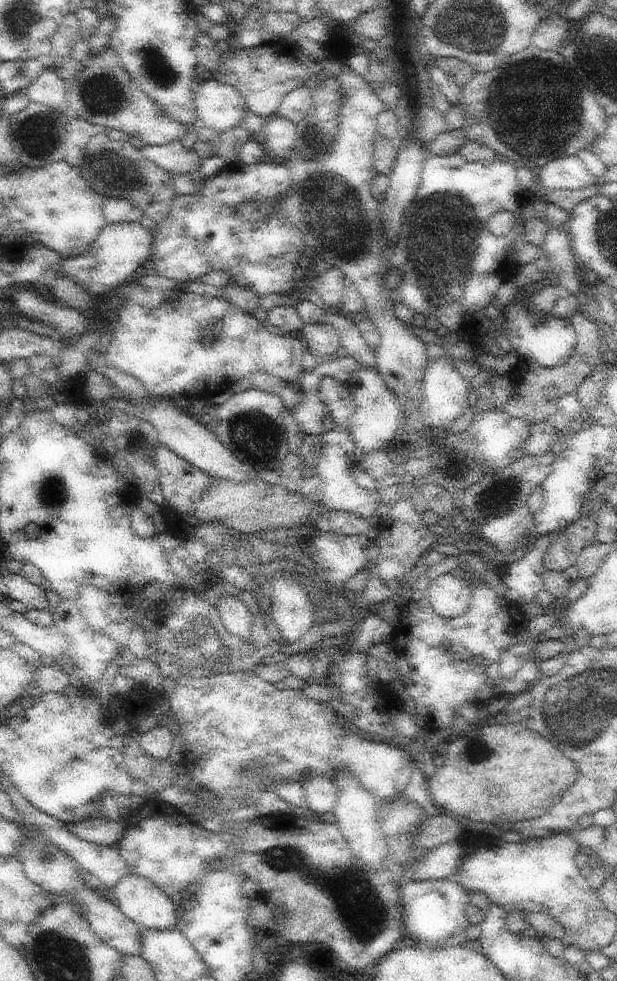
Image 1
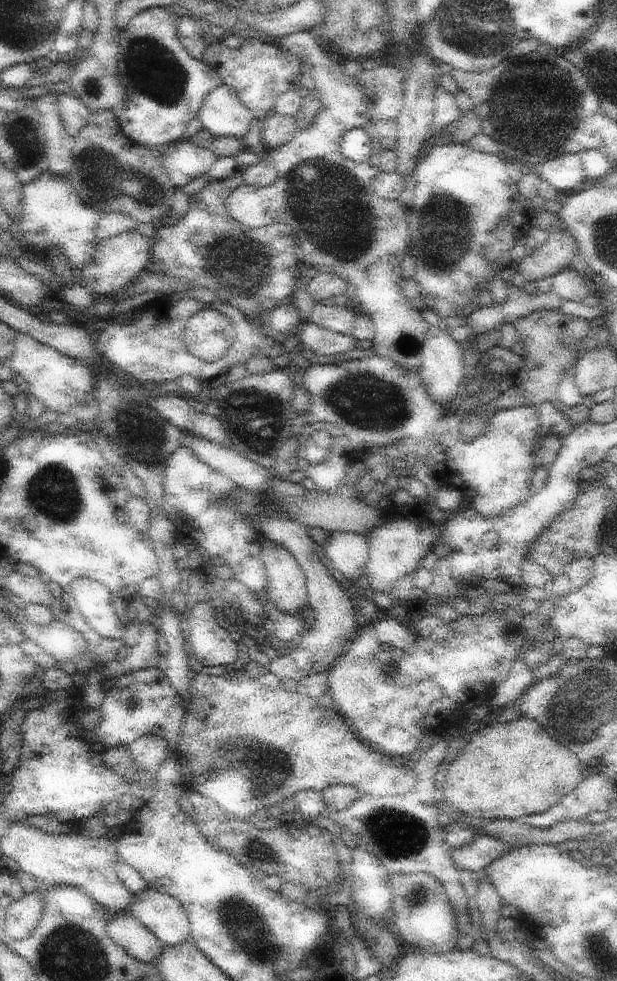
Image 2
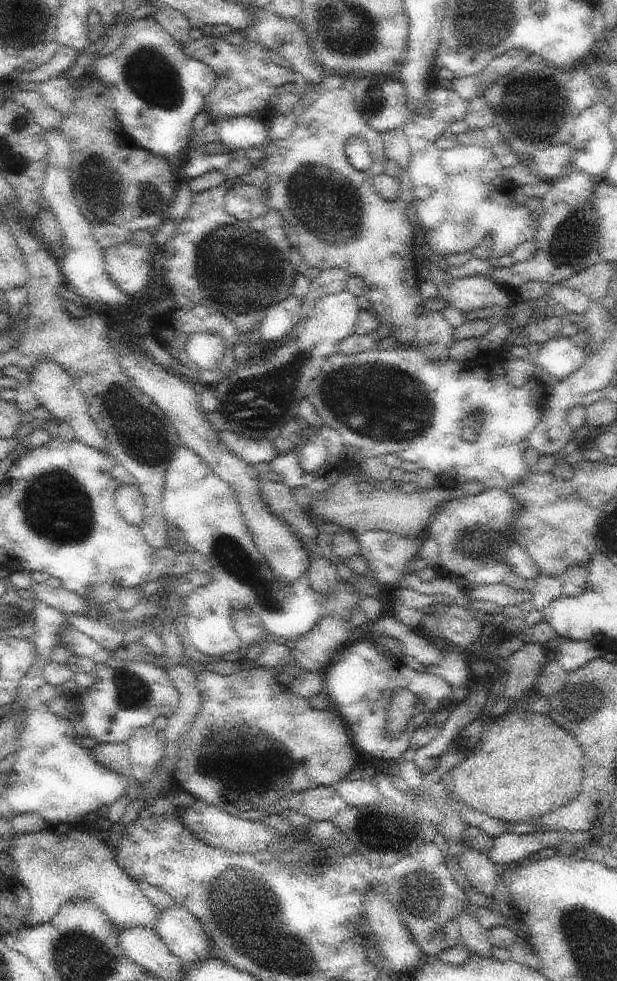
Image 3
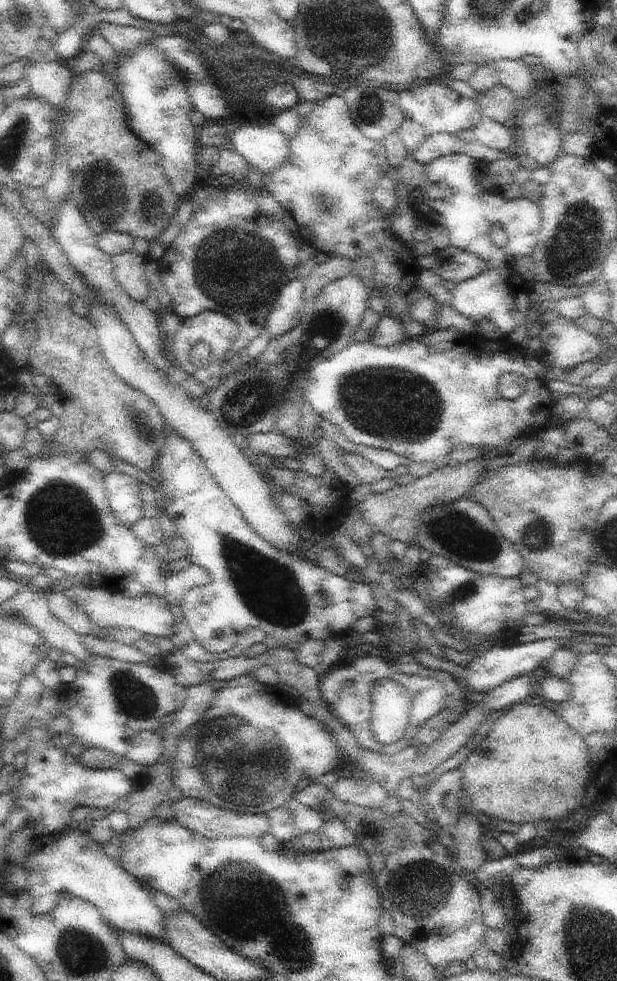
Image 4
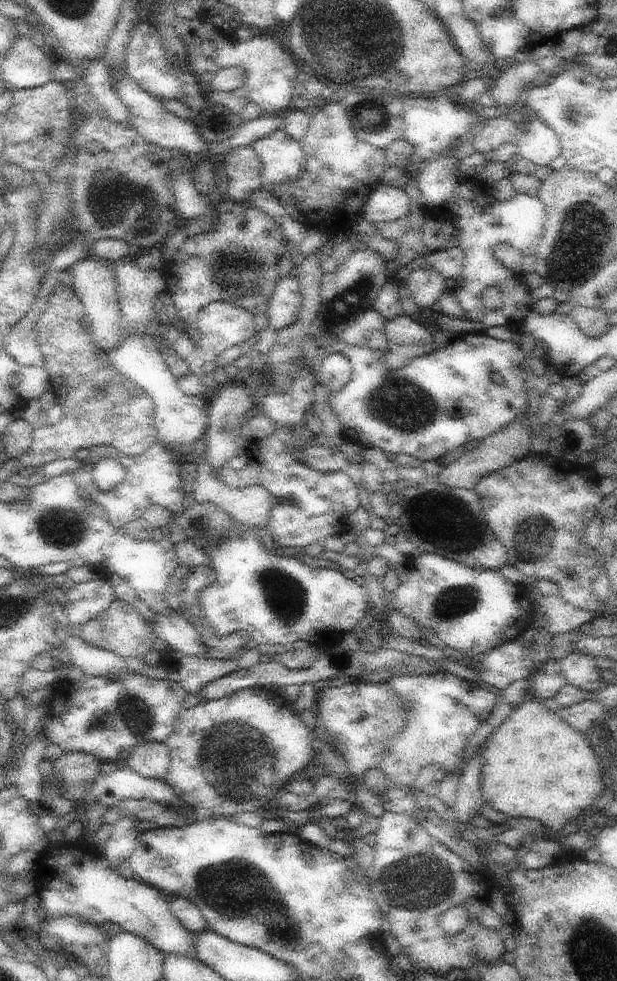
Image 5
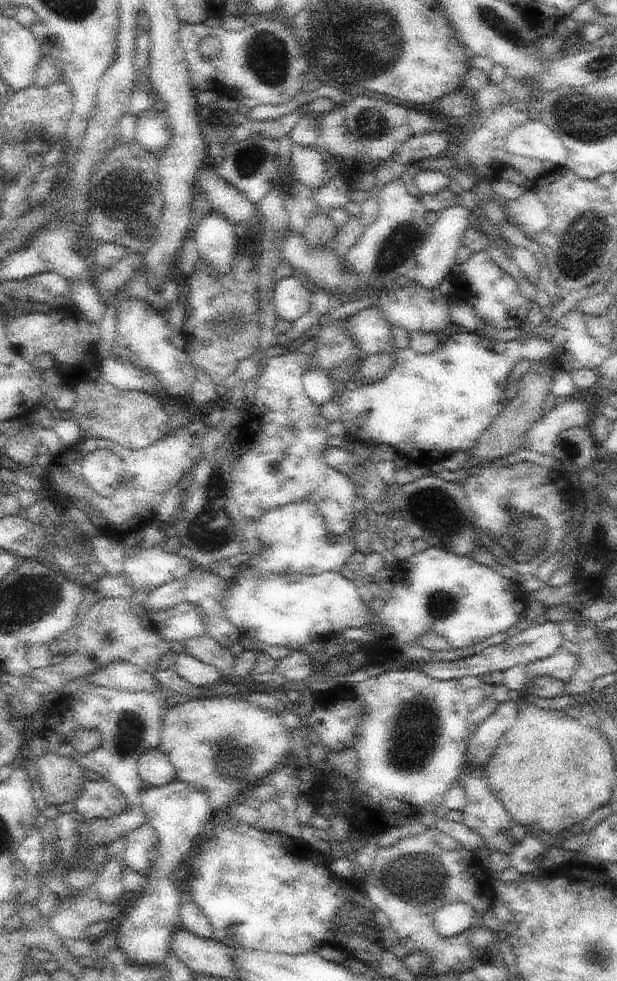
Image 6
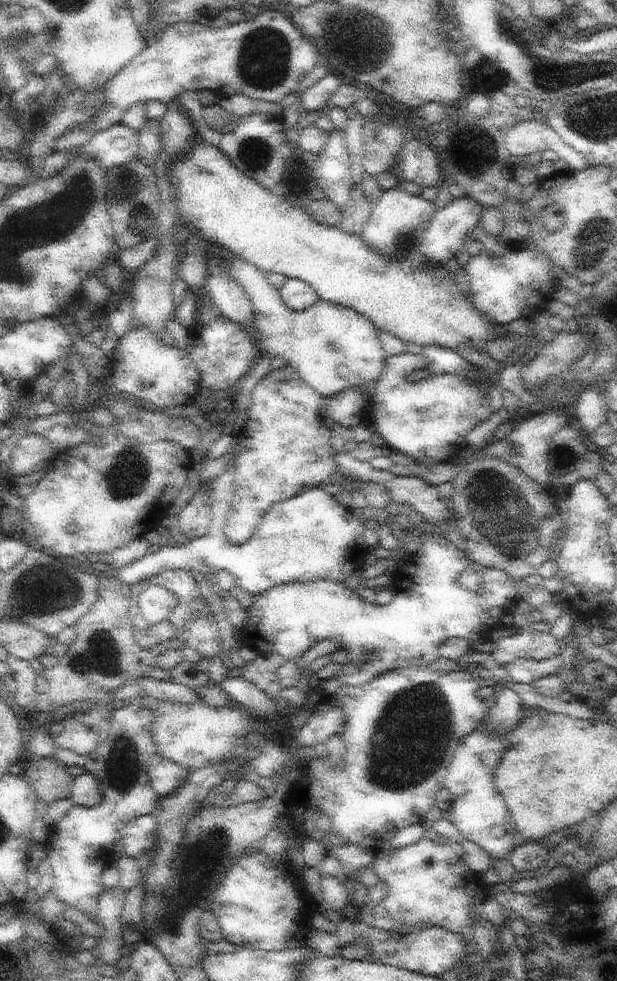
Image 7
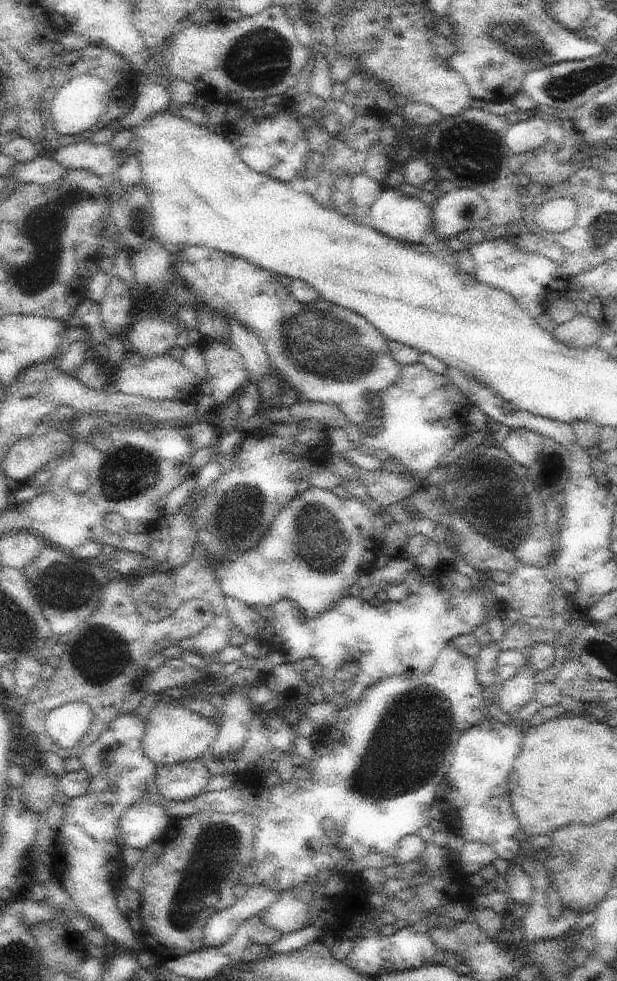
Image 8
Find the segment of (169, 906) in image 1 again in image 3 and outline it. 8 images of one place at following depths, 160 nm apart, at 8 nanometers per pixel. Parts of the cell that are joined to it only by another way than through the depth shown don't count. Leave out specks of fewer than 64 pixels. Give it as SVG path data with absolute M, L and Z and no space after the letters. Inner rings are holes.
M174 903L159 914L157 933L184 965L205 961L213 956L213 942L209 934L182 905Z

